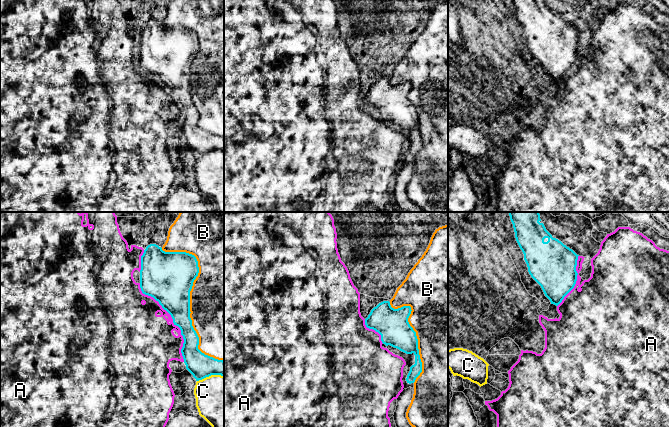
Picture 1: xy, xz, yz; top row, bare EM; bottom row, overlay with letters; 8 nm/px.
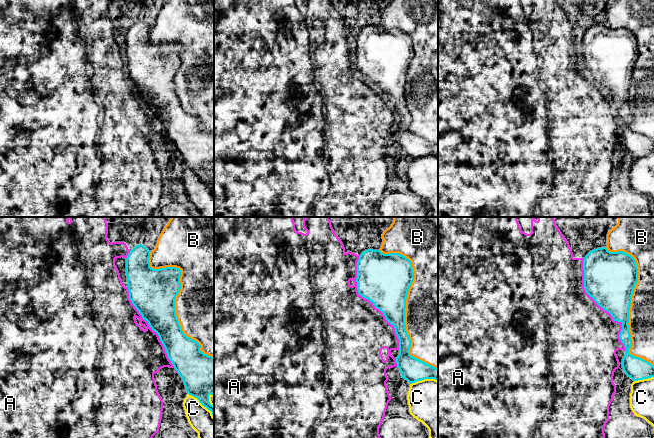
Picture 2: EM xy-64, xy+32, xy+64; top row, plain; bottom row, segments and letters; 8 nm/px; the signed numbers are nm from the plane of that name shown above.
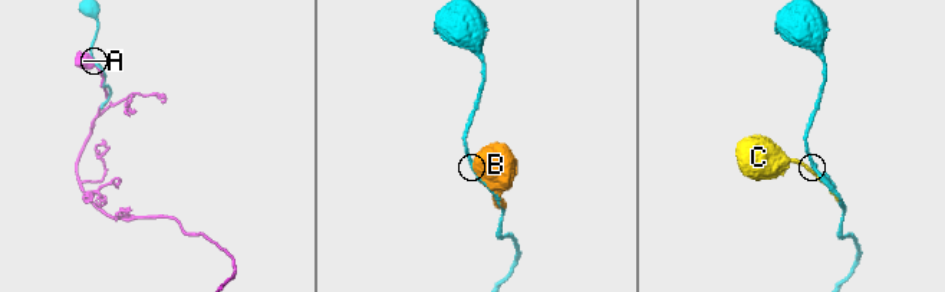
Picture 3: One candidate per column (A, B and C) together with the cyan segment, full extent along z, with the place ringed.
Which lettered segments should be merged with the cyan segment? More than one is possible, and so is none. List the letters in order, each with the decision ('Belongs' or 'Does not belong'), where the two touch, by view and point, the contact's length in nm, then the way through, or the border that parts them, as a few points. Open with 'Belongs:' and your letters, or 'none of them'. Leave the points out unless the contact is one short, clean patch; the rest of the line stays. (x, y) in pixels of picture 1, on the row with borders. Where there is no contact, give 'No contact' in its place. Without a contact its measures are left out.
Belongs: none of them
A: Does not belong. Touches cyan at xy (172, 318). Shared border 750 nm
B: Does not belong. Touches cyan at xy (189, 298). Shared border 1050 nm
C: Does not belong. Touches cyan at xy (210, 375). Shared border 220 nm

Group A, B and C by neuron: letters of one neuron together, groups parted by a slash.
A / B / C

